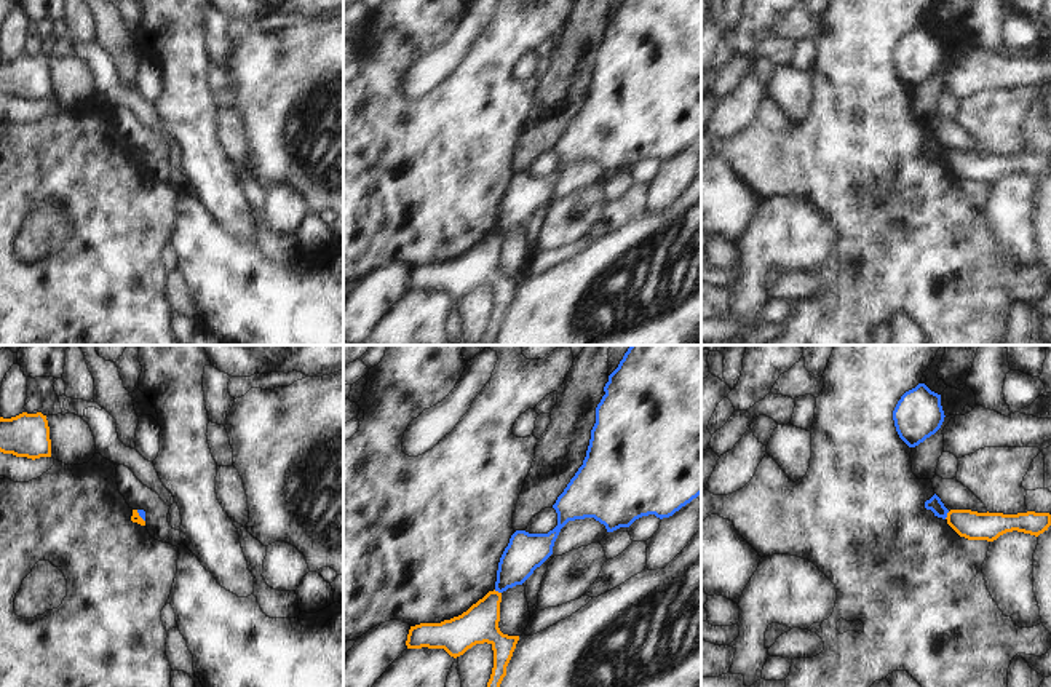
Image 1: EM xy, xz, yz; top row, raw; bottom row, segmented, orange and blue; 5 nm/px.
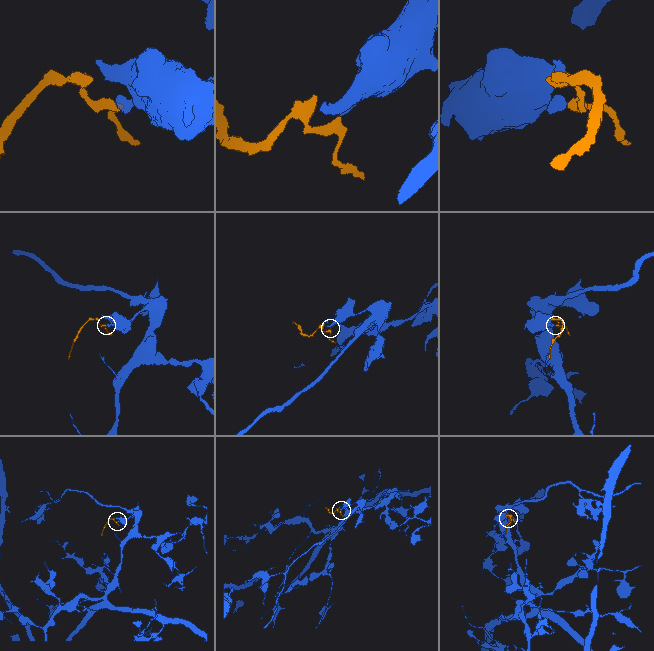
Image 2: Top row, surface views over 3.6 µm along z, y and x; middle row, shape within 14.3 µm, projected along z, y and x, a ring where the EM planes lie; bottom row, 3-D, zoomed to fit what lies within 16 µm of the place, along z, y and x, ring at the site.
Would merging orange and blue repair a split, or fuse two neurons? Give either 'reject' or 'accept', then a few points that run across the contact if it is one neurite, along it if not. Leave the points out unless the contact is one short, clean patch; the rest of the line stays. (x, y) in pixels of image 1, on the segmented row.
reject | yz (949, 512), (944, 518)

